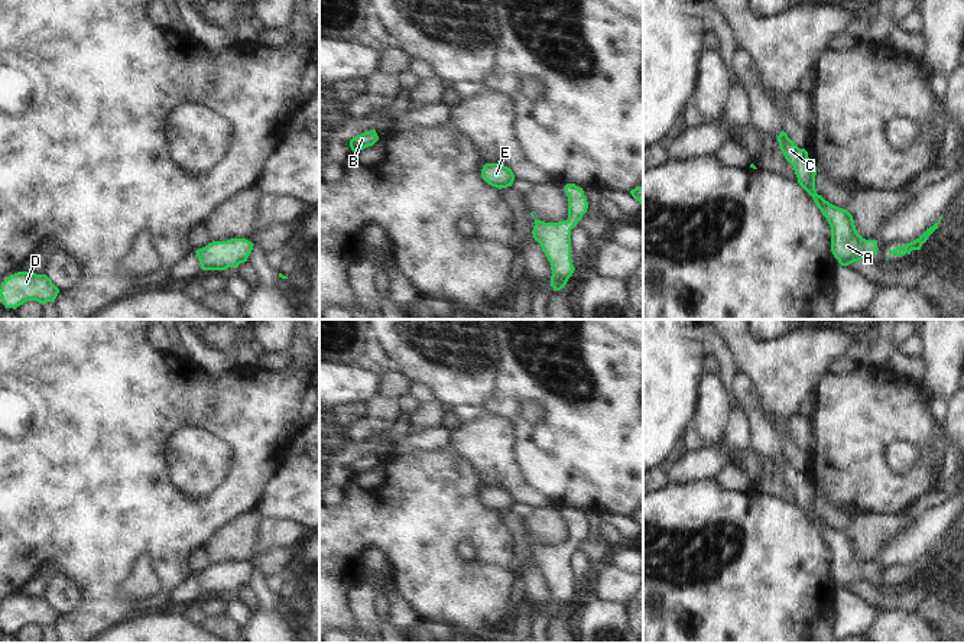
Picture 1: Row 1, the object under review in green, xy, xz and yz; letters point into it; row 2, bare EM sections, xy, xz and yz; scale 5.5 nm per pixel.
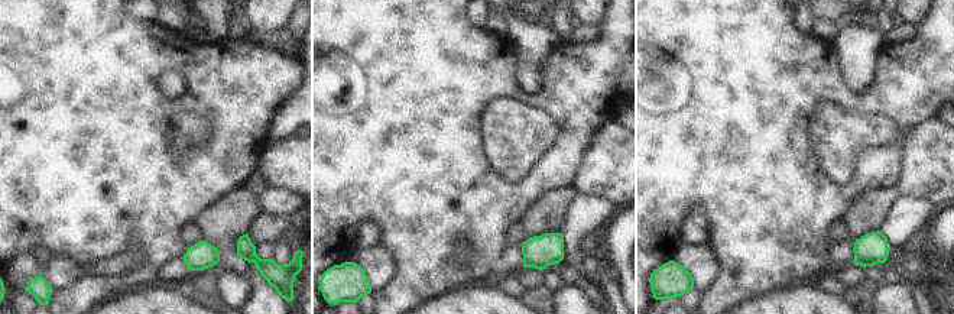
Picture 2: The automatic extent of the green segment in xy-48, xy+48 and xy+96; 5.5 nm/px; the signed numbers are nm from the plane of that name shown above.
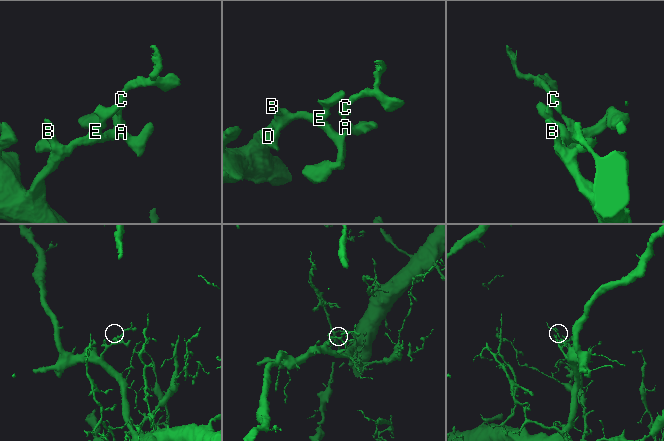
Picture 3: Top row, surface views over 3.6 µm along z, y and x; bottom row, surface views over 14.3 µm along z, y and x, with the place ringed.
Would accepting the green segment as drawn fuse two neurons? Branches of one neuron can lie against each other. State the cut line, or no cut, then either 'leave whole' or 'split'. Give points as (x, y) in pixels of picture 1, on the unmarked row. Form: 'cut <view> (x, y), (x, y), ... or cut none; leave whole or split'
cut none; leave whole

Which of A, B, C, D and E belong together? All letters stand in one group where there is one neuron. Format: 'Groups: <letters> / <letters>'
Groups: A B C D E

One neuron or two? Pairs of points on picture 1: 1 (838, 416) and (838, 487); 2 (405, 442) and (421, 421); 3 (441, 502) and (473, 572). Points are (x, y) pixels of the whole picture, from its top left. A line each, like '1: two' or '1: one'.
1: one
2: two
3: one

